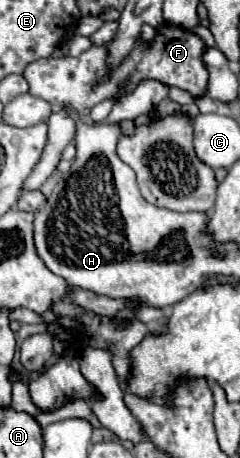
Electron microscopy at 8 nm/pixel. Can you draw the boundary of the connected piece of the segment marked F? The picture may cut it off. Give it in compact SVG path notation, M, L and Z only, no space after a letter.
M163 23L157 27L155 39L151 43L139 37L131 53L115 67L107 65L109 43L105 43L105 45L93 45L79 57L67 55L59 59L47 57L43 61L35 61L25 69L23 77L29 83L31 95L41 97L55 107L69 103L77 115L87 117L91 107L95 107L97 103L105 99L119 99L121 89L125 89L125 93L131 93L145 79L155 79L167 87L179 87L183 91L189 91L193 97L203 97L209 83L209 71L203 63L203 53L205 53L205 41L199 35L179 25Z

